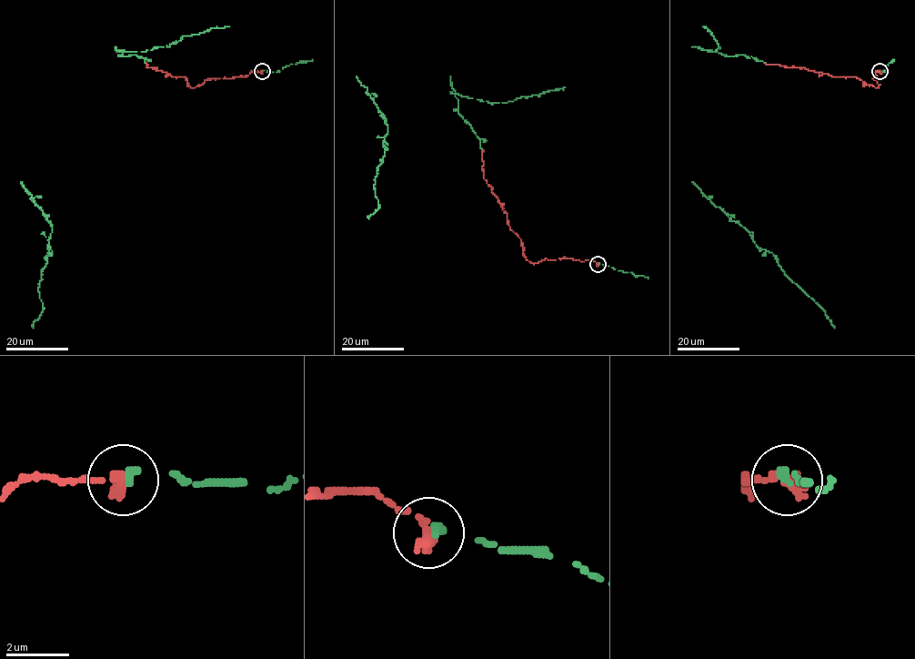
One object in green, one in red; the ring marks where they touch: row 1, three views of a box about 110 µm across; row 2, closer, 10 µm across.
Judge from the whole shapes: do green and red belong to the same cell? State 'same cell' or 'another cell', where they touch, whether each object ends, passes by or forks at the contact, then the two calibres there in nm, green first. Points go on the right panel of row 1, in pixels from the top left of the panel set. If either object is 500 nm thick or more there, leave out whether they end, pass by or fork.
same cell | (879, 71) | green ends | red ends | 280/480 nm

